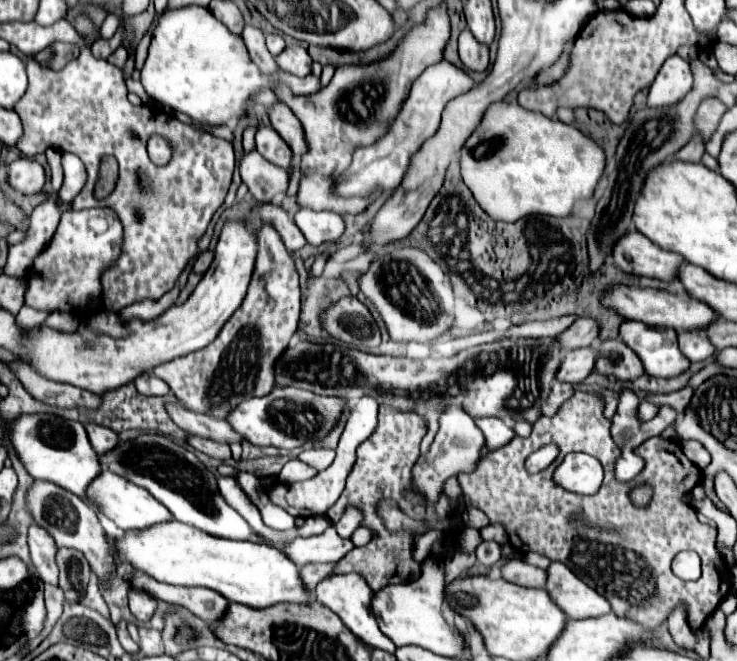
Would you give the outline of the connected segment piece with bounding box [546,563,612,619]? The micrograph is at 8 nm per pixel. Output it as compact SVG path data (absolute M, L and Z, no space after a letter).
M552 563L548 567L546 591L570 619L600 617L612 611L610 603L598 591L582 583L564 563Z

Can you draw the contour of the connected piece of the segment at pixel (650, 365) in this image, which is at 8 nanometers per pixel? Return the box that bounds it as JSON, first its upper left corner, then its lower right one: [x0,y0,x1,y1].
[620,321,690,377]

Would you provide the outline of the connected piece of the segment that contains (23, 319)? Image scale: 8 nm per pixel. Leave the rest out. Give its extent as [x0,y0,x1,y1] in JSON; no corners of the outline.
[16,307,48,333]

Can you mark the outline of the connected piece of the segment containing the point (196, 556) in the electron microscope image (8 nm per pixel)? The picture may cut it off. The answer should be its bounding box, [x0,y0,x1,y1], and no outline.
[118,521,316,609]

